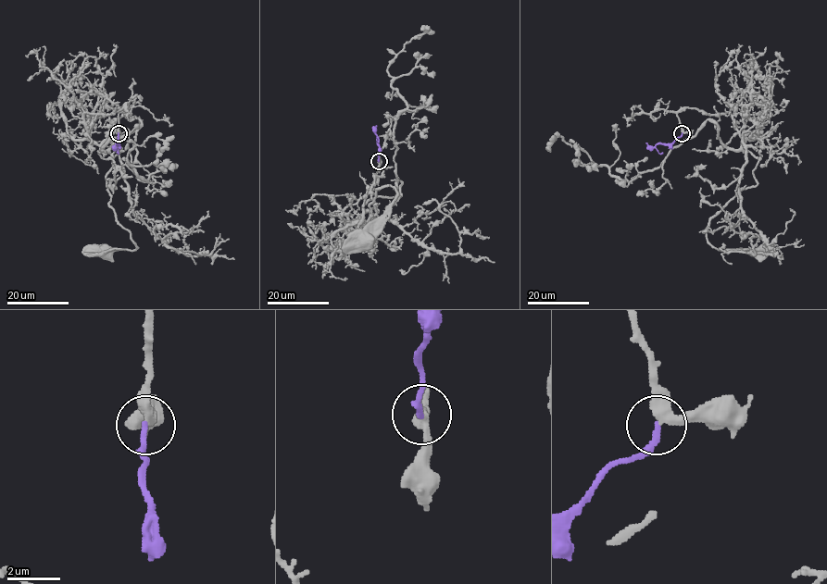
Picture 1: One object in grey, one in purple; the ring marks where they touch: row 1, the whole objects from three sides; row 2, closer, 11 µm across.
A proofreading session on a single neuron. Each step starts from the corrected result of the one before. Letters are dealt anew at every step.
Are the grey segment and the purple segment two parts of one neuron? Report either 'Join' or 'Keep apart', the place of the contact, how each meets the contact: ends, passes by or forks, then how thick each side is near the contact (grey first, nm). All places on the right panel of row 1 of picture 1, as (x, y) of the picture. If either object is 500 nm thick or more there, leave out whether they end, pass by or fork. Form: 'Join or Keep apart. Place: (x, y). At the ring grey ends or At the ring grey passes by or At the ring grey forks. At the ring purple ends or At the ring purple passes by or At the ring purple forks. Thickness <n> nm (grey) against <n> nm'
Join. Place: (682, 133). At the ring grey passes by. At the ring purple ends. Thickness 320 nm (grey) against 240 nm

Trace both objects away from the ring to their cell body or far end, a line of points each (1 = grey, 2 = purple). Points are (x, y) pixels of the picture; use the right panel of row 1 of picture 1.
1: (682, 133), (686, 107), (732, 116), (760, 159), (757, 184), (707, 240), (761, 254)
2: (682, 133), (670, 143), (655, 146), (659, 154), (663, 152)

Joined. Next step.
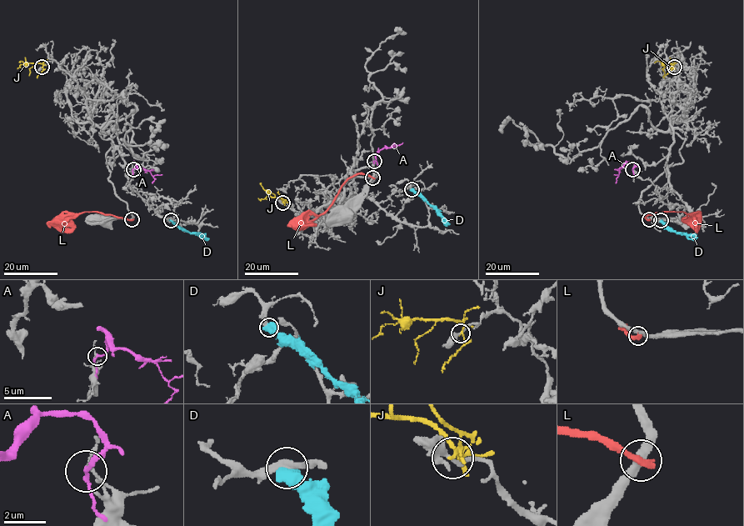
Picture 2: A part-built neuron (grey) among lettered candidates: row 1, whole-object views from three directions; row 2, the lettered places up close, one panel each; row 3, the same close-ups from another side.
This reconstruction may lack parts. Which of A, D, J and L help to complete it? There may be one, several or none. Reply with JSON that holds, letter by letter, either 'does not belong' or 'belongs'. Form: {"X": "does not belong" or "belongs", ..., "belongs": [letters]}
{"A": "does not belong", "D": "does not belong", "J": "does not belong", "L": "does not belong", "belongs": []}

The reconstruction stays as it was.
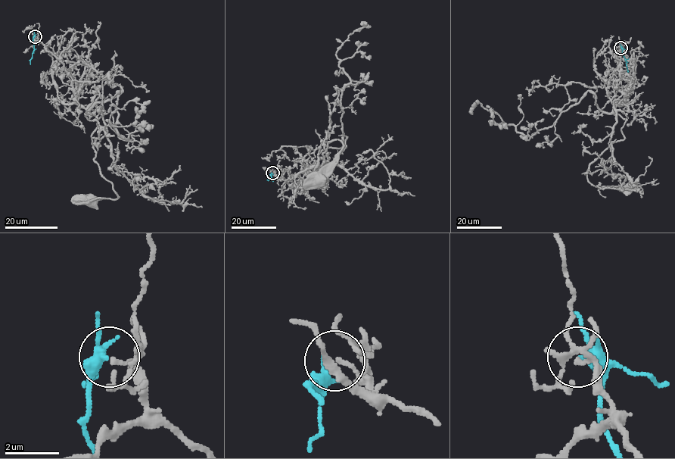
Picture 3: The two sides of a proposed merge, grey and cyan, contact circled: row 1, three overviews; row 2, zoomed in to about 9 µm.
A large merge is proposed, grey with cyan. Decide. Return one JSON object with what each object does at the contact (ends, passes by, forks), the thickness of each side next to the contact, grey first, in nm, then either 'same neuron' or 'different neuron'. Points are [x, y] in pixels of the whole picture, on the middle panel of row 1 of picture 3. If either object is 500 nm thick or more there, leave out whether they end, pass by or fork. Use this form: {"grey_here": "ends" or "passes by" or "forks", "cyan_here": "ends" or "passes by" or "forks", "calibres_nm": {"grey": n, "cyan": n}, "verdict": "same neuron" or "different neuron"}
{"grey_here": "ends", "cyan_here": "forks", "calibres_nm": {"grey": 120, "cyan": 200}, "verdict": "different neuron"}

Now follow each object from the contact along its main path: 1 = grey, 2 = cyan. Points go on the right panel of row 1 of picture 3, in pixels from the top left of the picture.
1: (620, 48), (629, 88), (614, 112), (626, 120), (624, 138), (592, 162), (587, 179), (627, 189)
2: (620, 48), (627, 72)

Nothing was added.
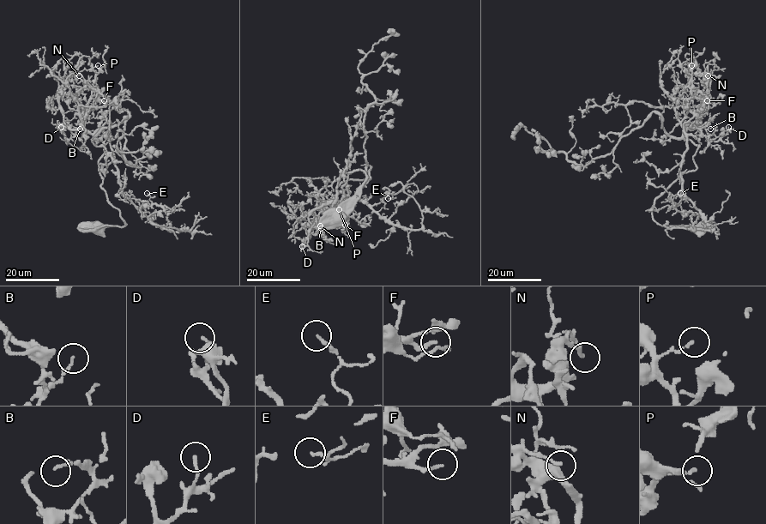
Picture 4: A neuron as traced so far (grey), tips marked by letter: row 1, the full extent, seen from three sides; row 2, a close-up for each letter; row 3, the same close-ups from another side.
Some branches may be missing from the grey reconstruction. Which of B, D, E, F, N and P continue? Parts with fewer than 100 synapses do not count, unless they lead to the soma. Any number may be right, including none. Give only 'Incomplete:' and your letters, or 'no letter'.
Incomplete: N

